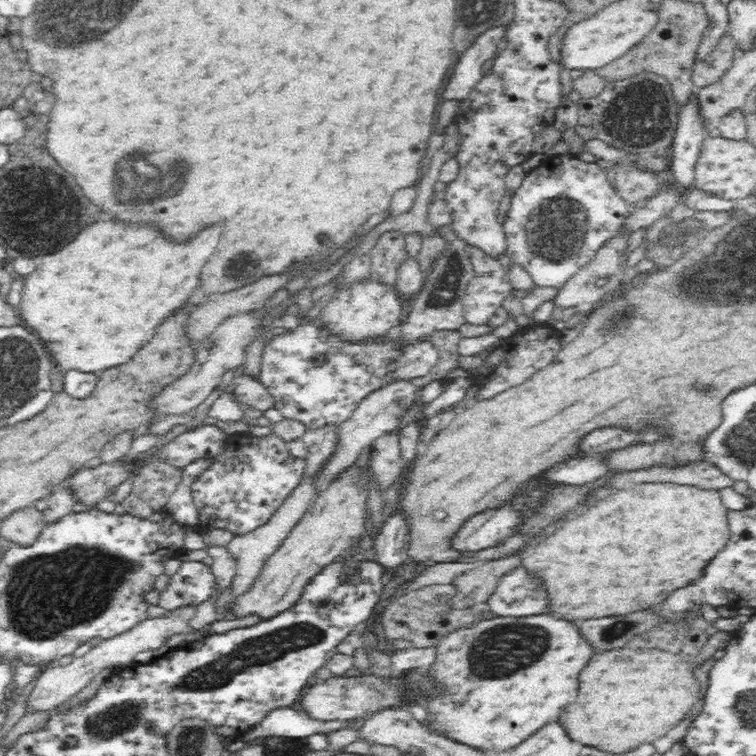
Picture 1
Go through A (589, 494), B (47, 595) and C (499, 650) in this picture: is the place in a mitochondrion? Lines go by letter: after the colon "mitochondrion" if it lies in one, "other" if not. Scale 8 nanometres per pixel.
A: other
B: mitochondrion
C: mitochondrion

